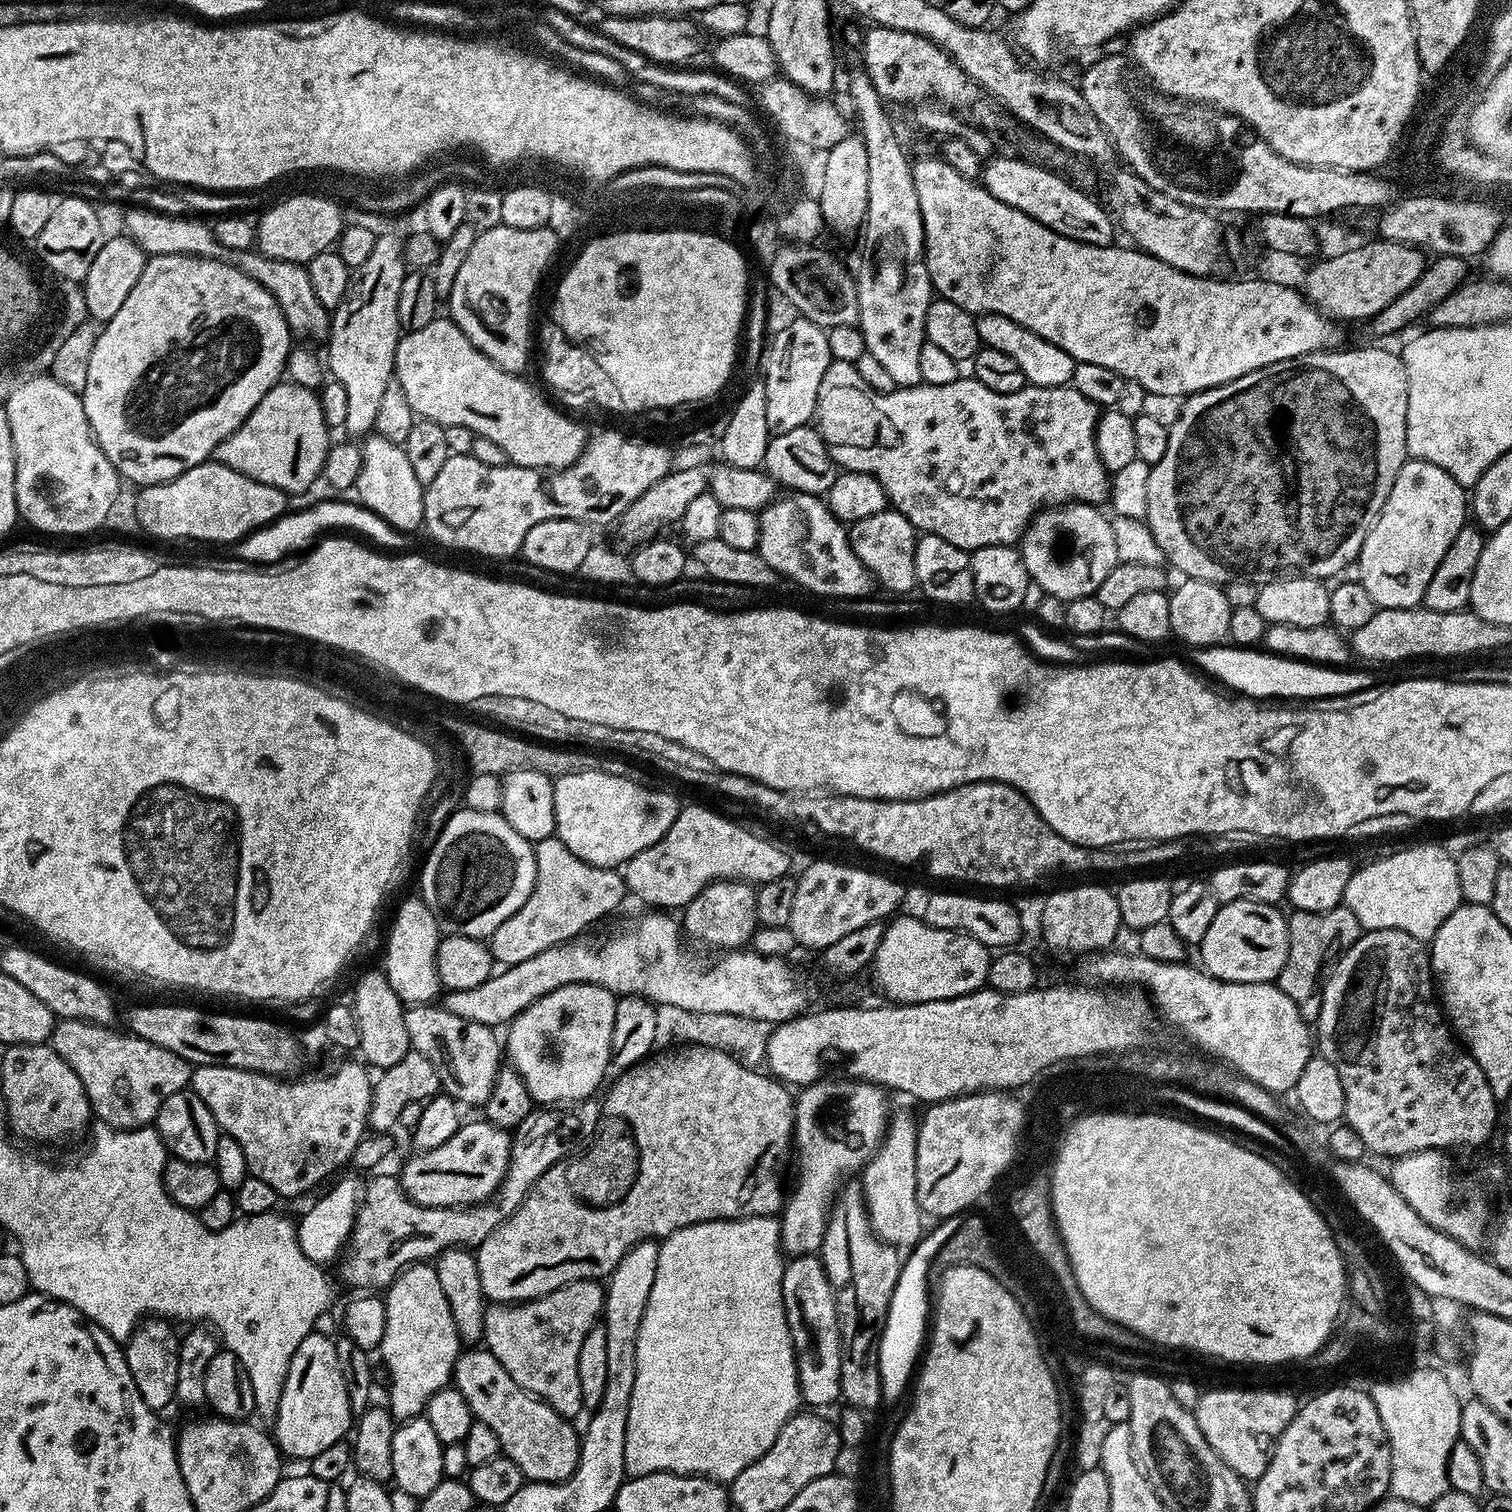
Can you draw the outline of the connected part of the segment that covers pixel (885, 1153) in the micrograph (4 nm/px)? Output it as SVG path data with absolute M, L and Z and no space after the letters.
M908 1112L891 1113L888 1128L875 1154L862 1169L864 1205L876 1235L885 1244L900 1250L915 1246L925 1235L925 1217L918 1202L918 1178L916 1177L916 1130L918 1124Z

